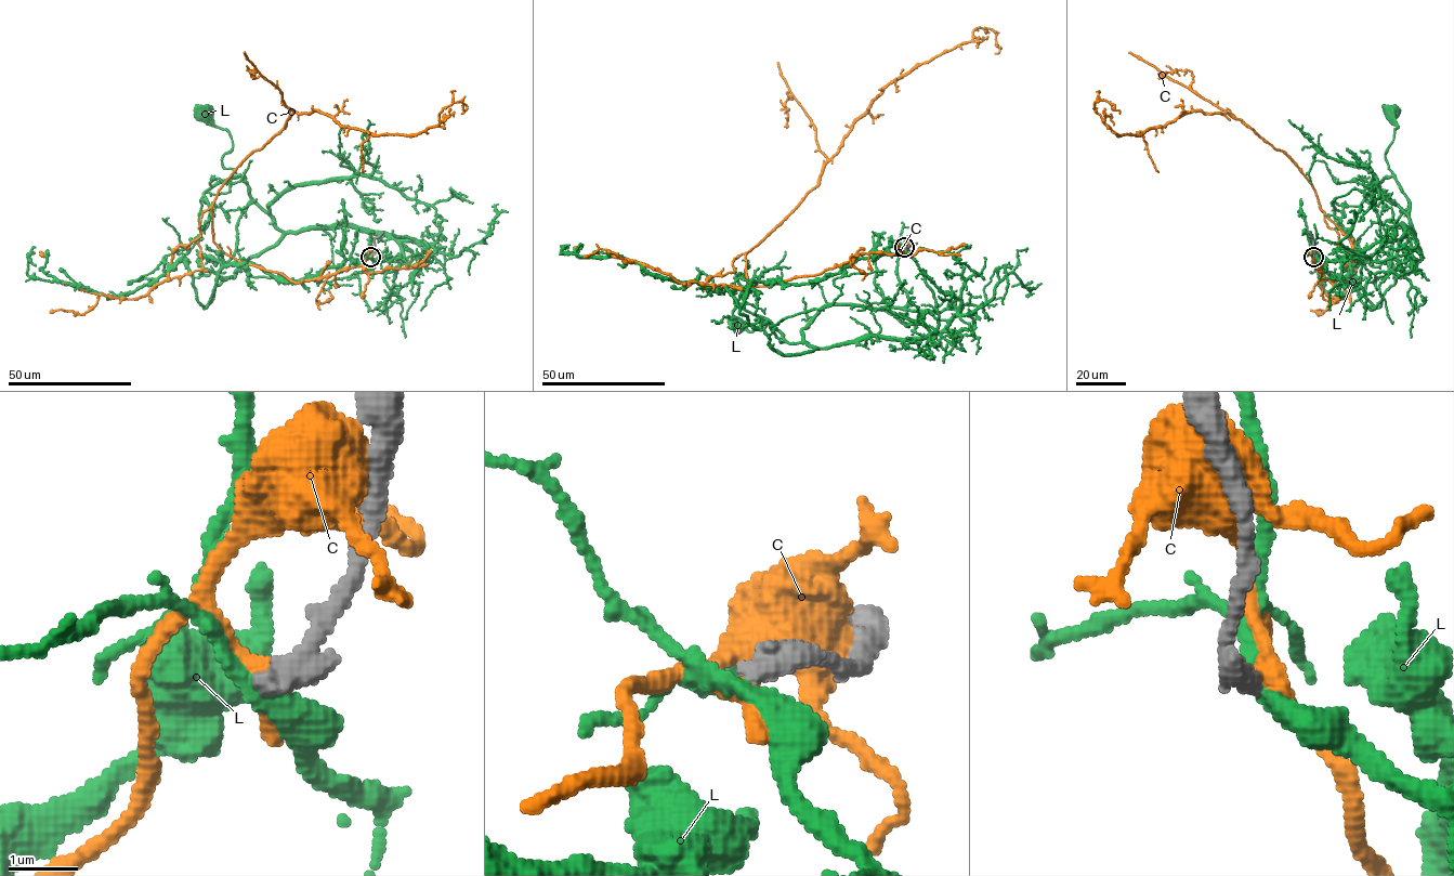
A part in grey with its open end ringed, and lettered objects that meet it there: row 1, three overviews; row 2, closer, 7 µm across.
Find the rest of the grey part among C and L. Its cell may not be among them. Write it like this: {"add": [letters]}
{"add": []}

